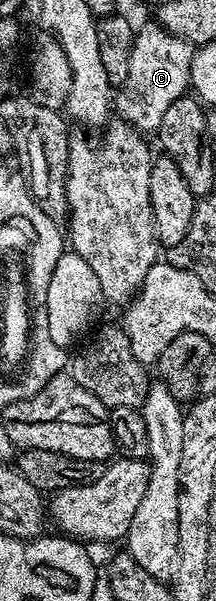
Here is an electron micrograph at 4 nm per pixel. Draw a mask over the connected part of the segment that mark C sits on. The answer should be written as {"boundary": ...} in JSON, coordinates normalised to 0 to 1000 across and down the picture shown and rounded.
{"boundary":[[[704,33],[625,52],[625,63],[602,87],[602,120],[588,121],[569,143],[551,145],[528,163],[528,176],[569,201],[625,210],[653,220],[736,218],[750,193],[806,166],[856,161],[880,150],[880,113],[889,111],[894,72],[806,60]]]}

